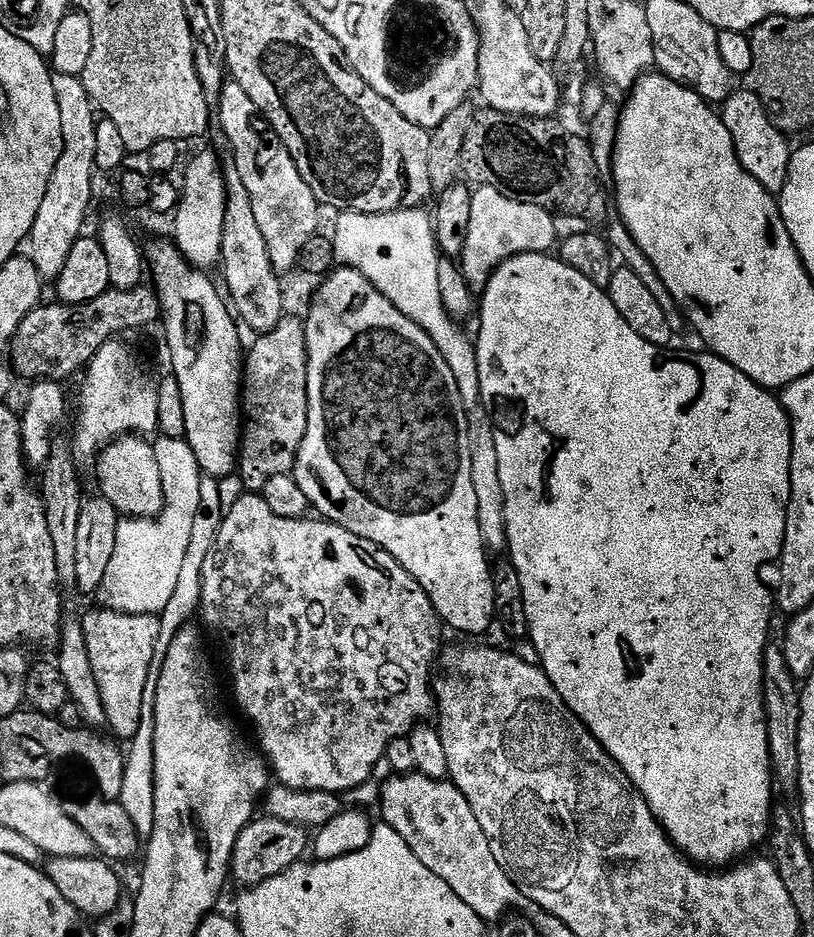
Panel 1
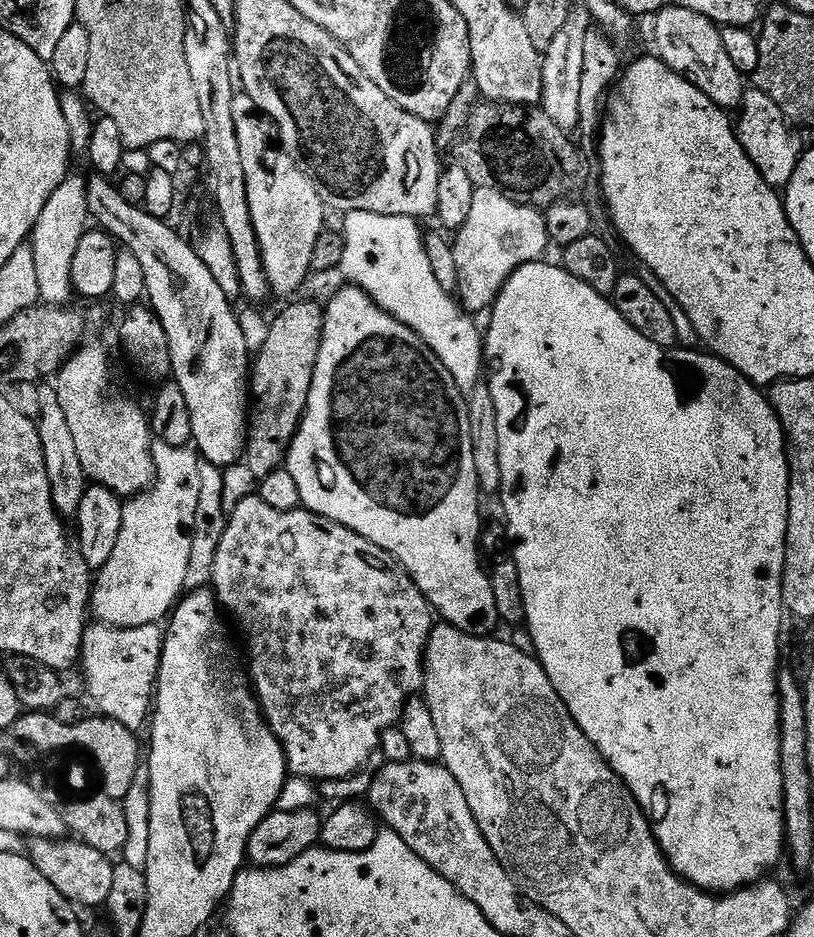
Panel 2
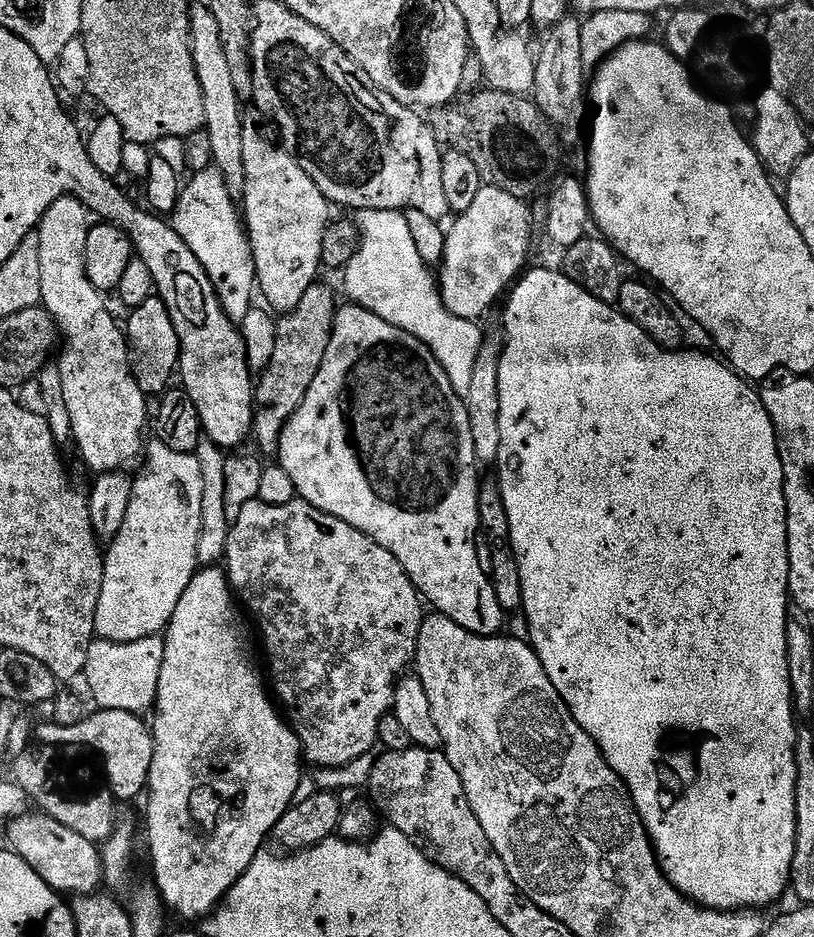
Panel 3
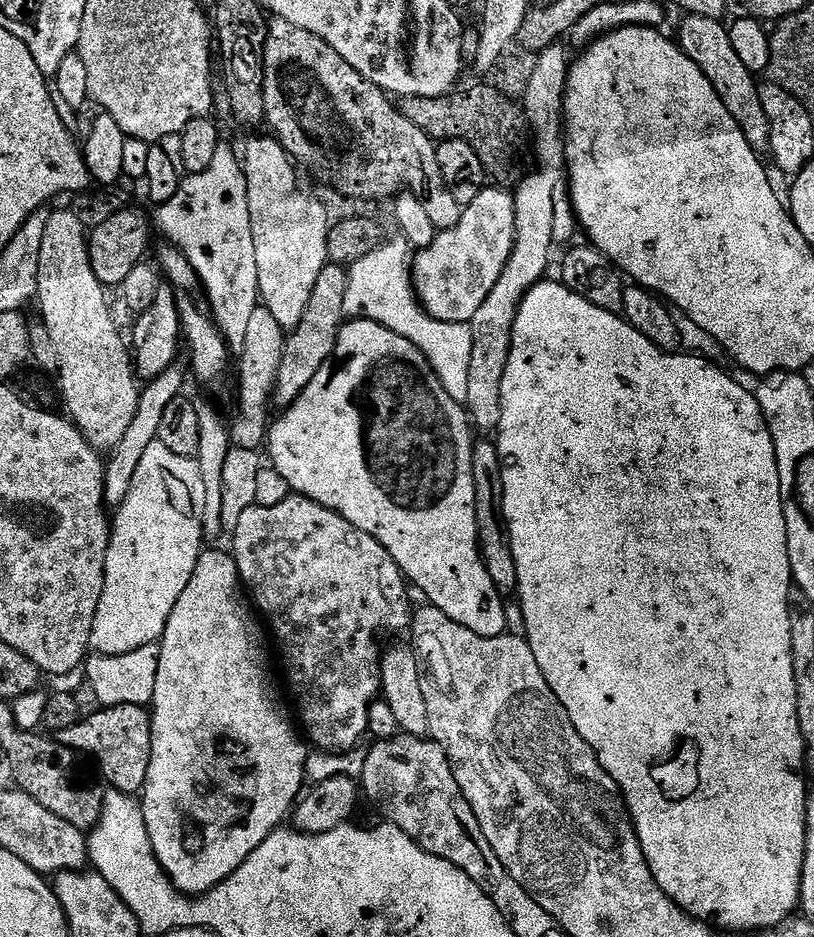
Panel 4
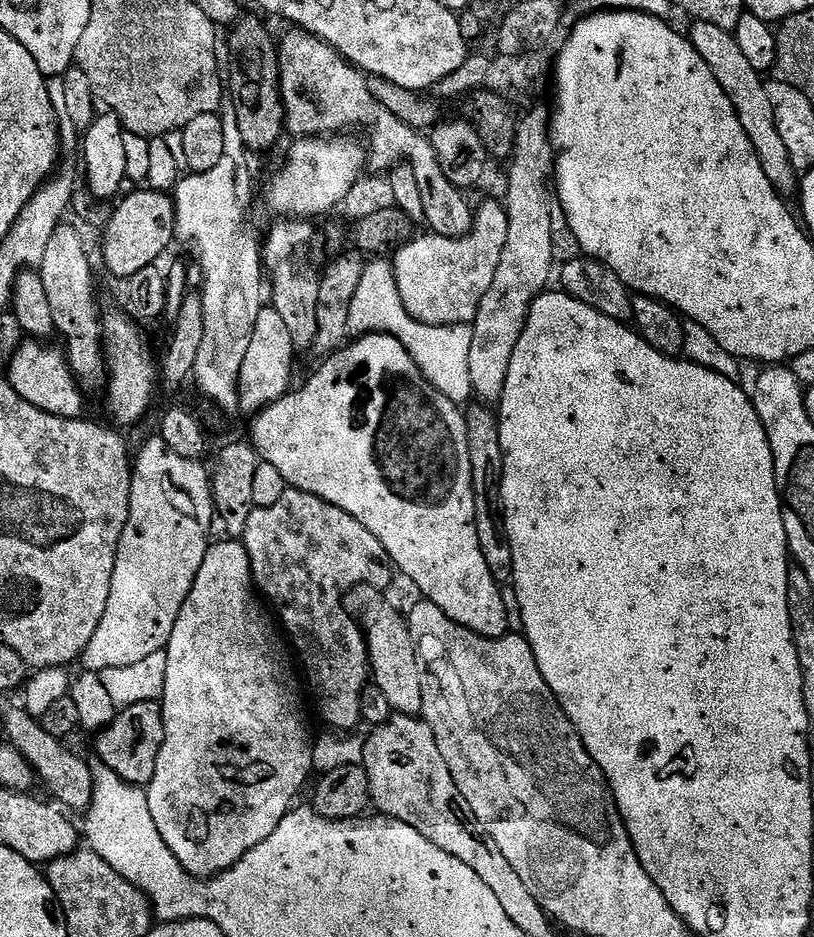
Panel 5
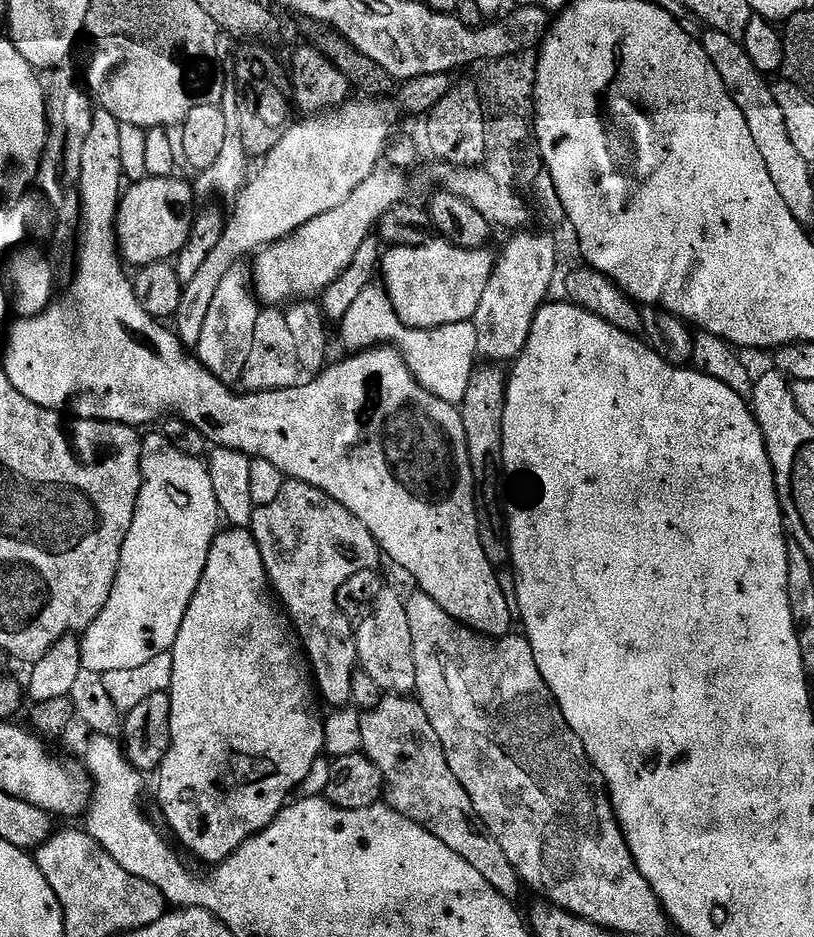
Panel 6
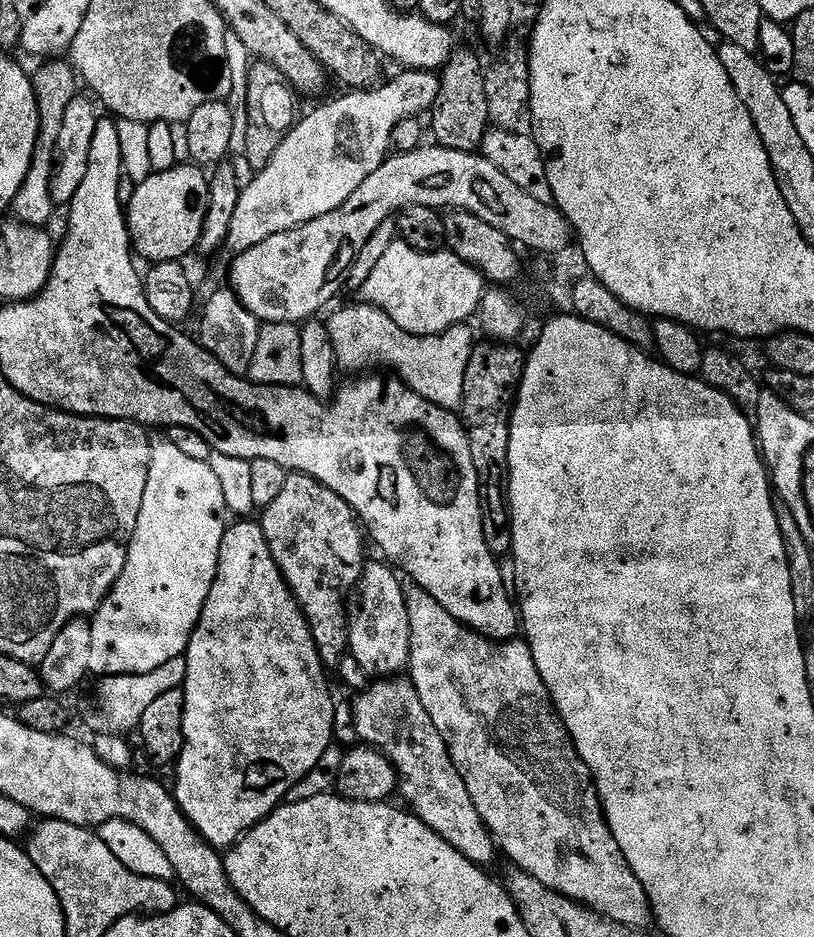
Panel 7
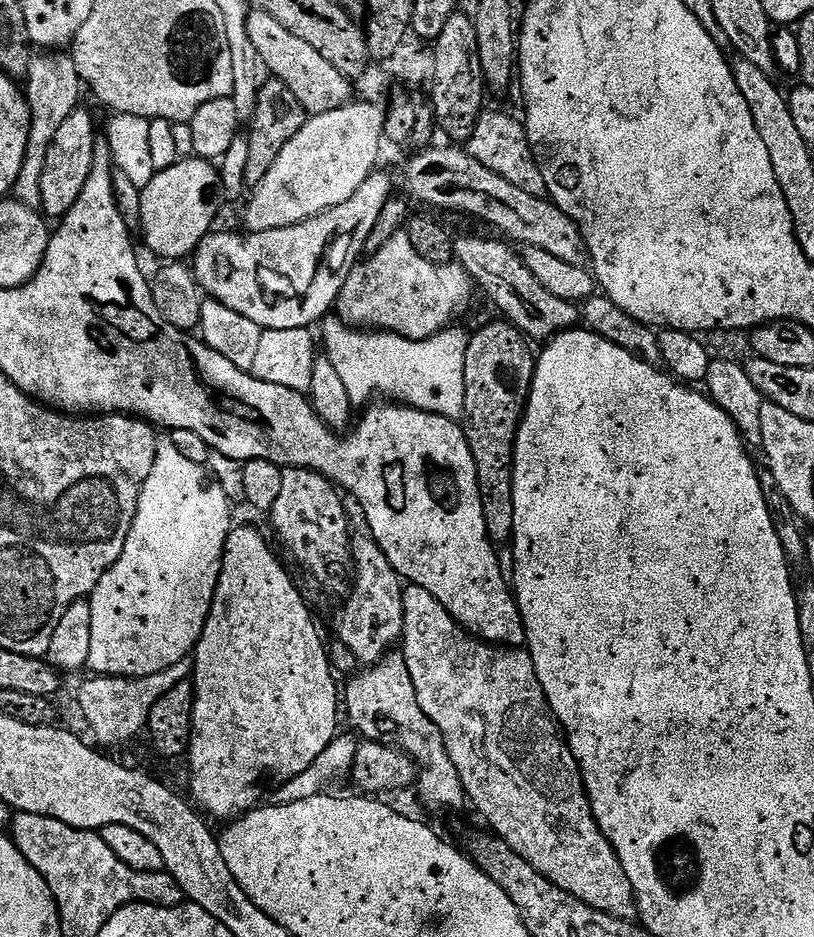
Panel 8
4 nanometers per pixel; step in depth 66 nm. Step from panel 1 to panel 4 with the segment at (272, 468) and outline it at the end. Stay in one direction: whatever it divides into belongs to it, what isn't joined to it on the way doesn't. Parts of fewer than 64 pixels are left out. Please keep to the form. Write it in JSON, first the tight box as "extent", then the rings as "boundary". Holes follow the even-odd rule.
{"extent":[271,263,348,409],"boundary":[[[329,263],[318,274],[314,290],[310,293],[310,303],[306,305],[306,314],[302,322],[287,333],[284,341],[284,353],[277,368],[276,386],[272,392],[271,403],[277,409],[288,408],[314,382],[314,374],[332,357],[334,346],[338,342],[340,327],[345,324],[344,307],[346,306],[346,286],[348,285],[348,268],[343,264]]]}

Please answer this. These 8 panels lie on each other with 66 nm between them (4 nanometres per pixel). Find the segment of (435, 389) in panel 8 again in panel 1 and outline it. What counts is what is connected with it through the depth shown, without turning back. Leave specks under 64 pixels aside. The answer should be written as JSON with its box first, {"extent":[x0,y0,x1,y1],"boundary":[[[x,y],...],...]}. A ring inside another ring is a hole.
{"extent":[331,207,481,410],"boundary":[[[423,207],[399,208],[397,212],[382,214],[358,214],[341,212],[335,218],[336,233],[331,233],[333,254],[337,265],[353,268],[368,281],[410,322],[422,326],[426,334],[438,346],[446,366],[454,370],[454,378],[460,387],[462,402],[471,410],[481,407],[480,383],[478,382],[478,358],[471,335],[463,332],[461,325],[446,312],[438,290],[438,264],[442,255],[437,248],[433,217]]]}

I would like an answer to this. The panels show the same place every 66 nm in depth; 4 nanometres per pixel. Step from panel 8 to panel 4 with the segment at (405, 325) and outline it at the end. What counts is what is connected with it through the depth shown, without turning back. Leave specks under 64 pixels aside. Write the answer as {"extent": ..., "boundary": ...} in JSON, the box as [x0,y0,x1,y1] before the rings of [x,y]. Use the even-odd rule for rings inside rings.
{"extent":[410,186,514,324],"boundary":[[[485,186],[460,214],[458,226],[437,231],[430,246],[419,249],[410,264],[412,287],[420,305],[436,320],[468,324],[478,314],[494,282],[502,278],[514,250],[514,195],[500,186]]]}

